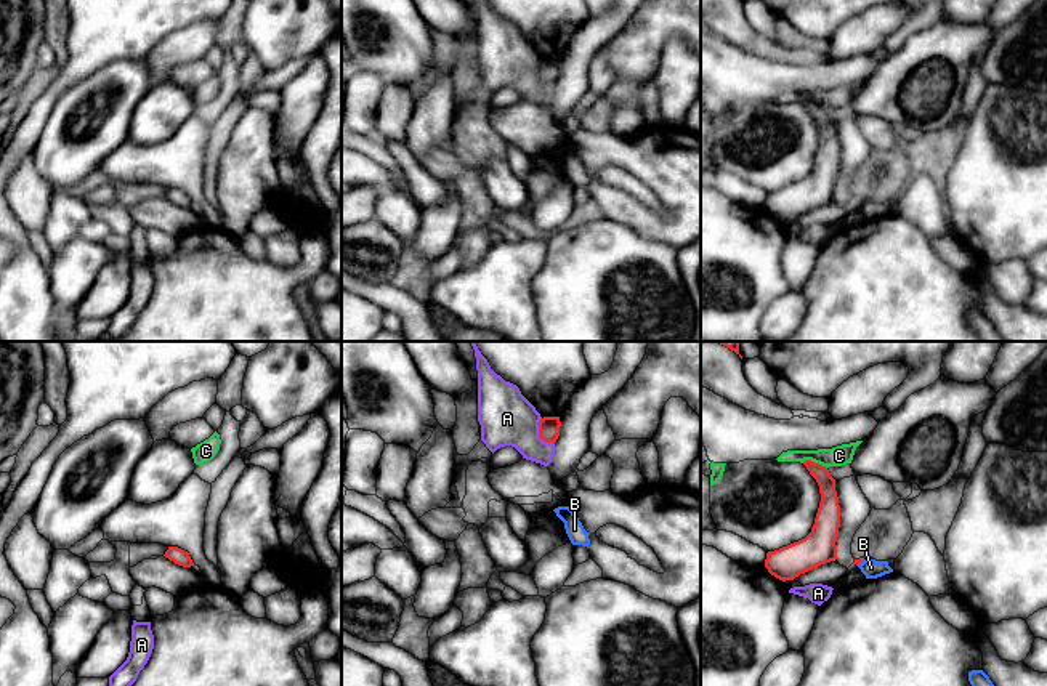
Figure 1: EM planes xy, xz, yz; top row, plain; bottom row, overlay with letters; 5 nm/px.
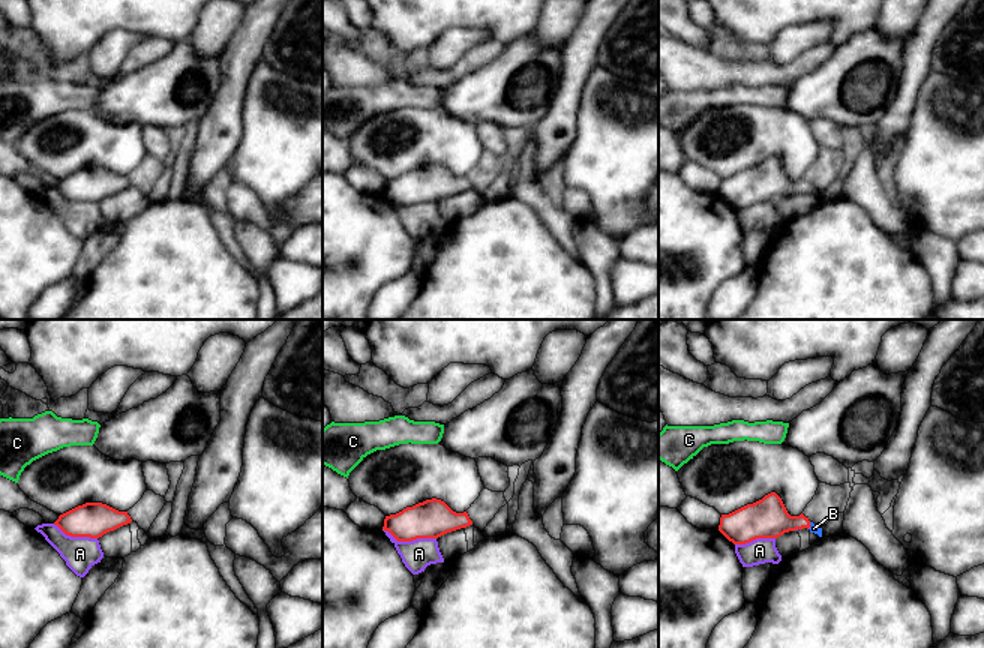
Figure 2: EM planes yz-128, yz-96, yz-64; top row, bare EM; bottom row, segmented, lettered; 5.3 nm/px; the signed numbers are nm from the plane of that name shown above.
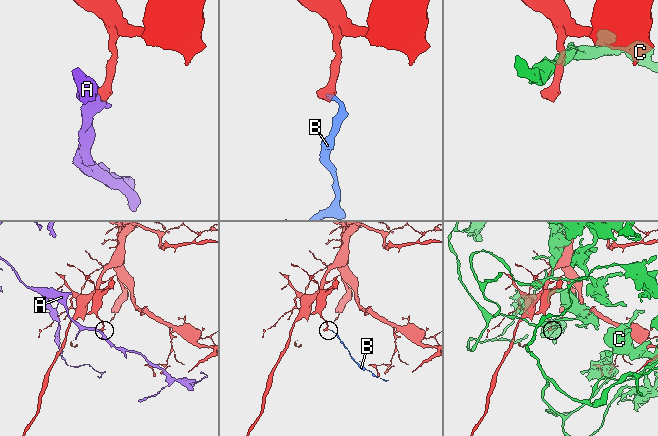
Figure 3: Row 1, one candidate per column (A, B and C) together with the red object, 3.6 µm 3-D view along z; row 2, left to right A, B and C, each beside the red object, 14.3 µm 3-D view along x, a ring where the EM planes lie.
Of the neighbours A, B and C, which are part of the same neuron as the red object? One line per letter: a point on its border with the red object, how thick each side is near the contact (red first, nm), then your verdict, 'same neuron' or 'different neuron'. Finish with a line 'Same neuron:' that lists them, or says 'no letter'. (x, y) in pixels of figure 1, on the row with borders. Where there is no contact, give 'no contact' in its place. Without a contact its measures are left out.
A: contact xz (539, 435); calibres 110 and 280 nm; different neuron
B: contact yz (860, 563); calibres 30 and 90 nm; same neuron
C: contact yz (813, 462); calibres 110 and 100 nm; different neuron
Same neuron: B

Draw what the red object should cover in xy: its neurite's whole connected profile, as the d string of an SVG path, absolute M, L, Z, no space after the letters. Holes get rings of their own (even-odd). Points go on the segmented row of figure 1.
M168 547L168 550L165 551L164 556L168 558L170 561L173 561L178 566L183 566L183 567L194 566L189 553L181 550L181 548L178 548L178 547Z

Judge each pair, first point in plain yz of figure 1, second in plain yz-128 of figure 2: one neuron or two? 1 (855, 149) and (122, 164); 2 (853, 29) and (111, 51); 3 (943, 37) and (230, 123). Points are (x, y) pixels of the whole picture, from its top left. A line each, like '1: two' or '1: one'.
1: one
2: one
3: two

